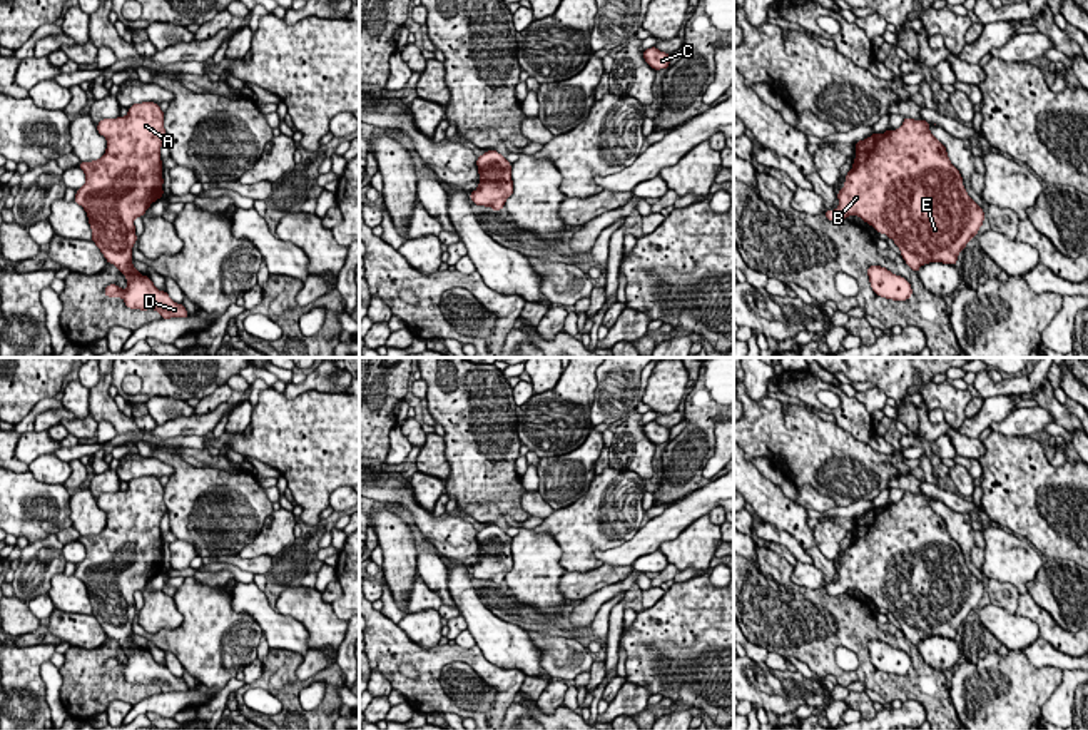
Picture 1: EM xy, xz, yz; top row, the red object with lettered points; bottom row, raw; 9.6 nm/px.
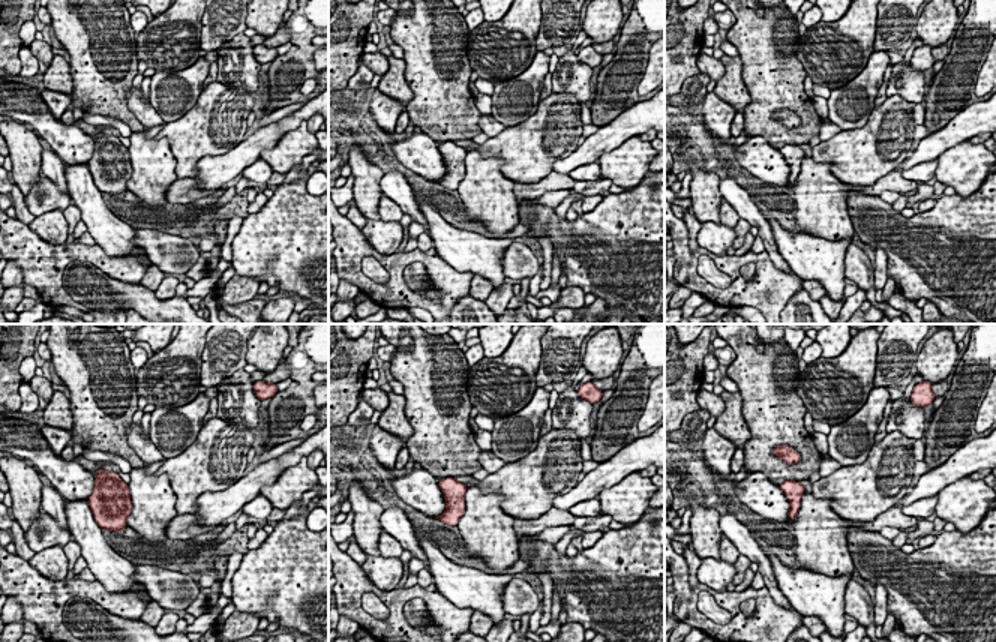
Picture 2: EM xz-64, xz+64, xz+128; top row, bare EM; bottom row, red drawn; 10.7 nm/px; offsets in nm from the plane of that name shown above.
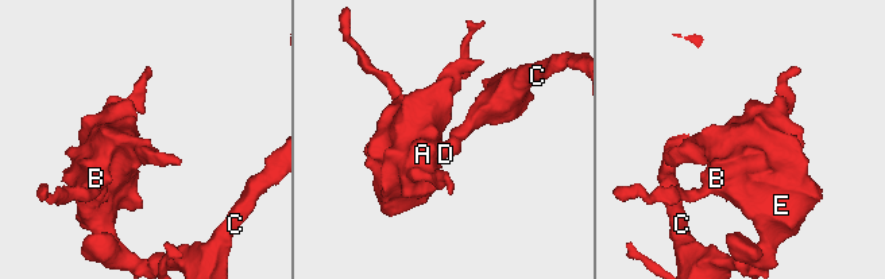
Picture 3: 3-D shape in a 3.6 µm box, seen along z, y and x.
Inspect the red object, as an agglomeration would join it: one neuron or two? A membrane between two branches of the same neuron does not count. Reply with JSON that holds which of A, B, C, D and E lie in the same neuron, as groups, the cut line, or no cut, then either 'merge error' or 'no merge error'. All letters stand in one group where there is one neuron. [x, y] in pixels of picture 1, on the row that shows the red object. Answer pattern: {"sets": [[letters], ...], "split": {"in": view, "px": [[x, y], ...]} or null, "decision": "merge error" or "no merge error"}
{"sets": [["A", "B", "C", "D", "E"]], "split": null, "decision": "no merge error"}

